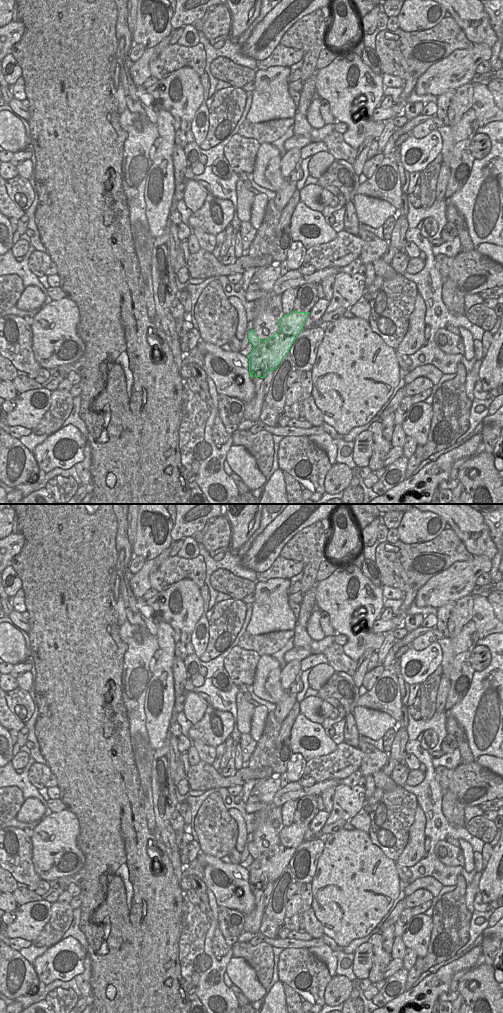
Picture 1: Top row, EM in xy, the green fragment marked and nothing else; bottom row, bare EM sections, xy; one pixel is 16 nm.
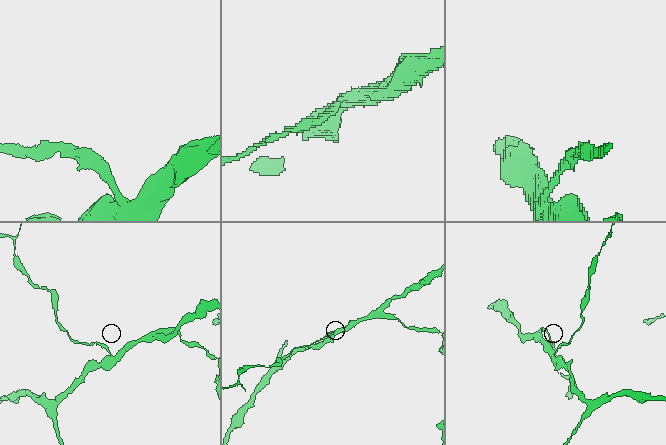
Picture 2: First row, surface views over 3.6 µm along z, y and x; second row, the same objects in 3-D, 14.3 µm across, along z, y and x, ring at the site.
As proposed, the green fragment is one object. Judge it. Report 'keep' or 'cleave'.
cleave

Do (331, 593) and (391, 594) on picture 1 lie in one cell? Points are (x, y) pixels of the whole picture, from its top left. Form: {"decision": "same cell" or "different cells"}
{"decision": "different cells"}

